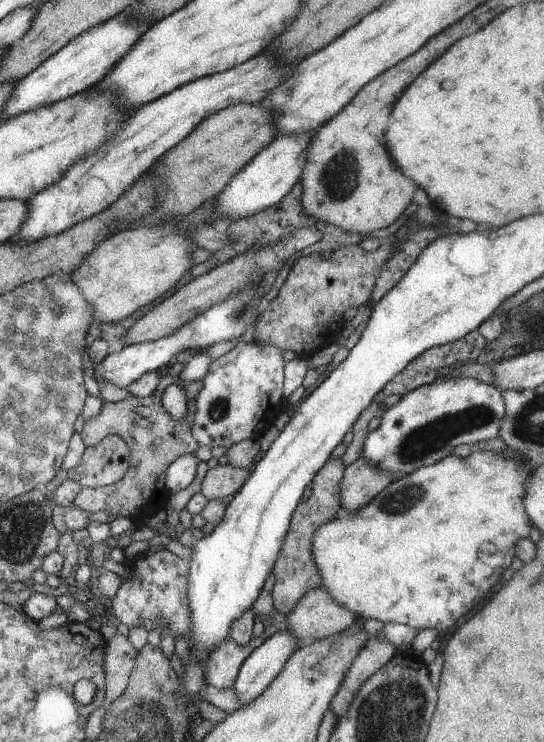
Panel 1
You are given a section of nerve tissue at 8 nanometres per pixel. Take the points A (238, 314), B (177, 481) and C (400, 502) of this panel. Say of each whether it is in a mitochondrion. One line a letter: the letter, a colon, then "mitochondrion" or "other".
A: mitochondrion
B: other
C: mitochondrion

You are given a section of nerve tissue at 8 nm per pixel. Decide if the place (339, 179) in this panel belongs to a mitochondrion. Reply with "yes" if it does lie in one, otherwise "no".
yes

